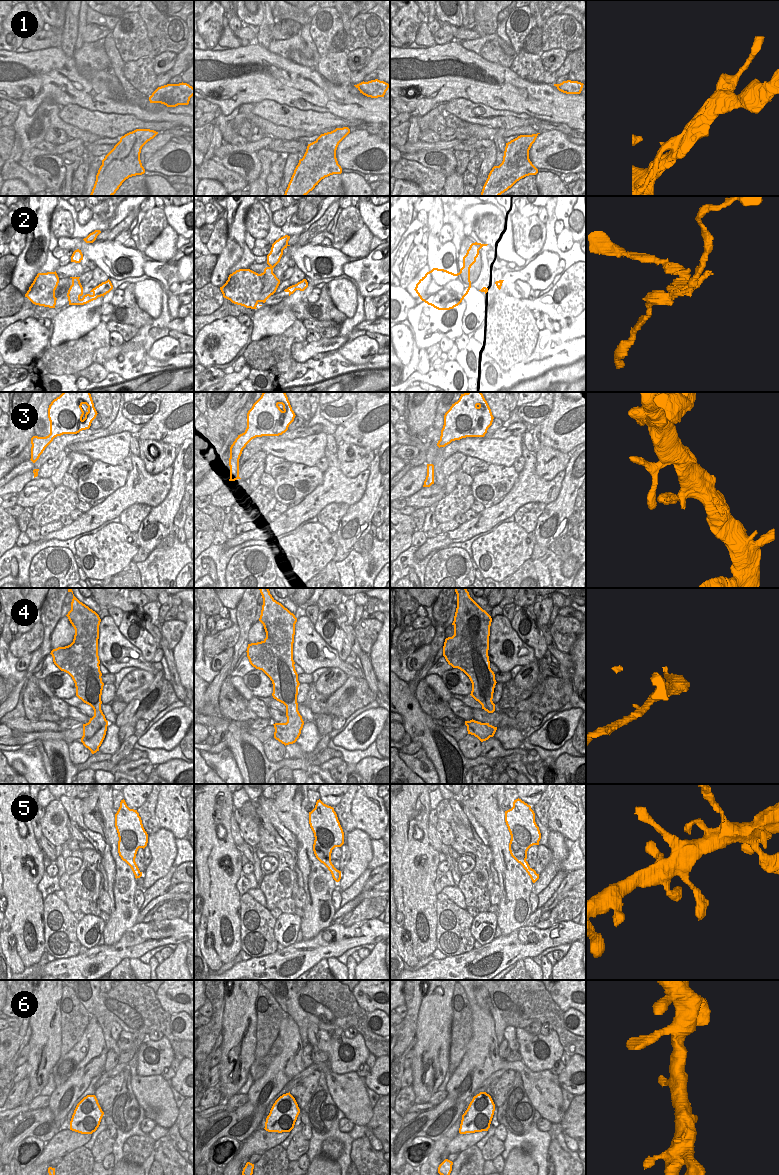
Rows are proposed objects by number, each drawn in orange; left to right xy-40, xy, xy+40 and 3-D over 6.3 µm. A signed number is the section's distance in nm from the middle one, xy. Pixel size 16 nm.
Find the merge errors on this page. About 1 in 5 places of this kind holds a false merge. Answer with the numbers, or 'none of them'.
1, 2

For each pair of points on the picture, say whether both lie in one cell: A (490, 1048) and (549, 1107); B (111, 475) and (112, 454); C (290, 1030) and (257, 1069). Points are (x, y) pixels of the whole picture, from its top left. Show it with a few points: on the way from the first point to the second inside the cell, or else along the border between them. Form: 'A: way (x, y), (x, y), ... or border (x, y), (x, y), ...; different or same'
A: way (504, 1064), (518, 1066), (541, 1089); same
B: border (94, 460), (118, 465); different
C: border (278, 1036), (281, 1042), (281, 1050), (269, 1063); different

